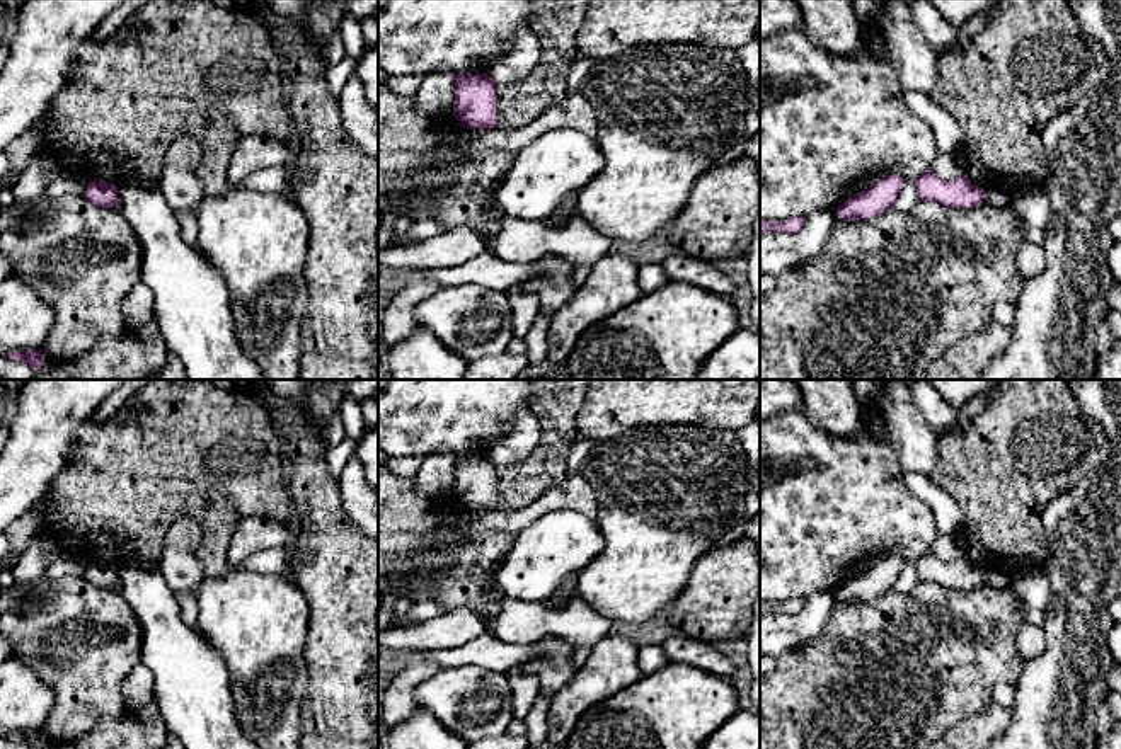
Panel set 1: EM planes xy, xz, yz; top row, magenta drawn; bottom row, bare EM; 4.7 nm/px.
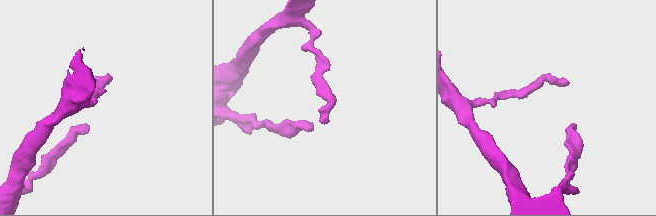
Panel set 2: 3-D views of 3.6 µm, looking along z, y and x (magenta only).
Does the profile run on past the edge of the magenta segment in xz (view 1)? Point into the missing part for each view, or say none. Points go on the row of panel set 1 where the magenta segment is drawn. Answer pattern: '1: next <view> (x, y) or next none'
1: next none

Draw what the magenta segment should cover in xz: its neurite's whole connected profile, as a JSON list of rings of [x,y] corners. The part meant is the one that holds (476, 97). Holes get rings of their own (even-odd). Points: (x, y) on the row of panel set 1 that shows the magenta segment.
[[[470,71],[453,77],[453,116],[467,129],[492,129],[497,124],[497,90],[494,82]]]

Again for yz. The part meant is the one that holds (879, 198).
[[[888,175],[876,186],[850,196],[836,209],[836,220],[867,220],[894,208],[894,201],[906,180],[900,175]]]

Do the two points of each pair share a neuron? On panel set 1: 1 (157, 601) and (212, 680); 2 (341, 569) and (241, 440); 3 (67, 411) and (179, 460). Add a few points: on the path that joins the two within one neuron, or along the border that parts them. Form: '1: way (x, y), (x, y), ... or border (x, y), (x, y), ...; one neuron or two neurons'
1: way (169, 620), (169, 637), (193, 661); one neuron
2: border (287, 489), (292, 506); two neurons
3: border (91, 417), (80, 428), (68, 455); two neurons

